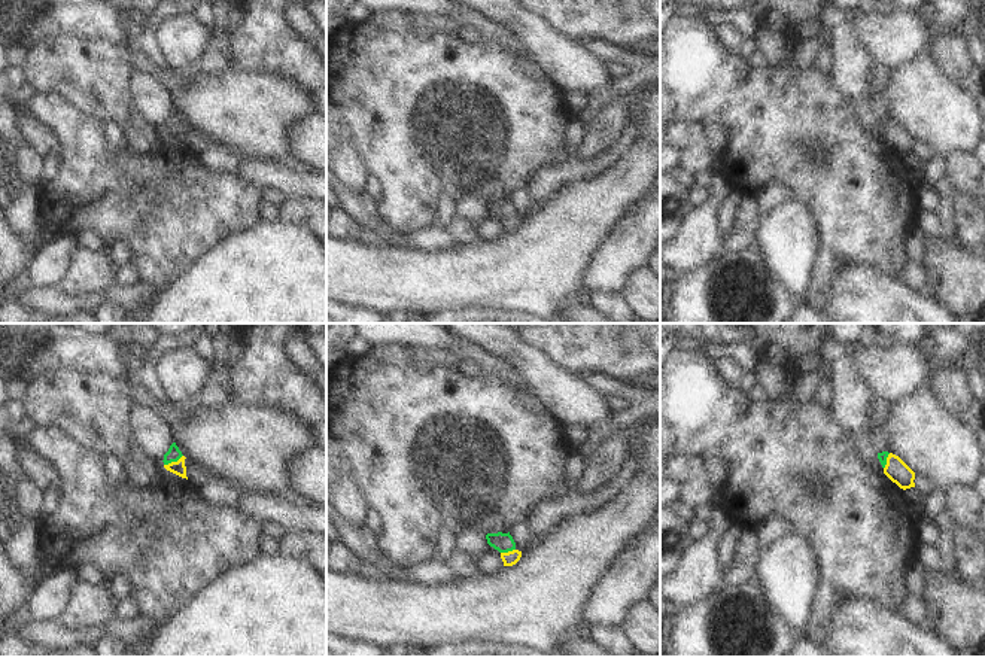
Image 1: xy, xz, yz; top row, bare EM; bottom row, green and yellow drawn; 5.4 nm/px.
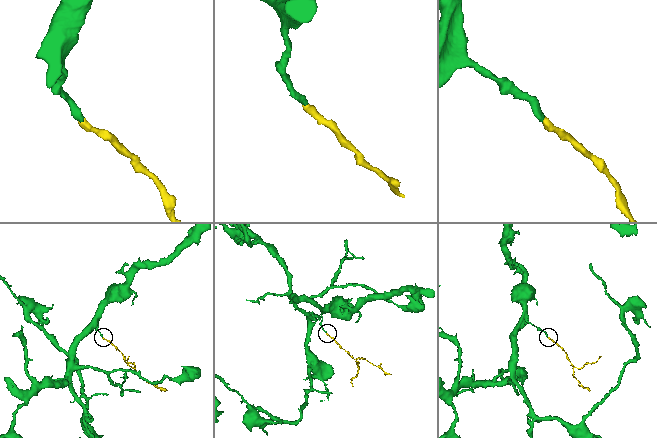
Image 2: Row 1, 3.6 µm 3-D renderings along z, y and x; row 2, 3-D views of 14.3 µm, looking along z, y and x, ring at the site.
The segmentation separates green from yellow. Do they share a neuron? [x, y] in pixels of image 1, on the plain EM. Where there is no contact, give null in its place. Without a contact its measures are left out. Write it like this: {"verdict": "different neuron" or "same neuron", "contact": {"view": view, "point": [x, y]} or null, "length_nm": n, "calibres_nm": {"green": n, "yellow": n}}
{"verdict": "same neuron", "contact": {"view": "xy", "point": [173, 127]}, "length_nm": 120, "calibres_nm": {"green": 80, "yellow": 70}}

